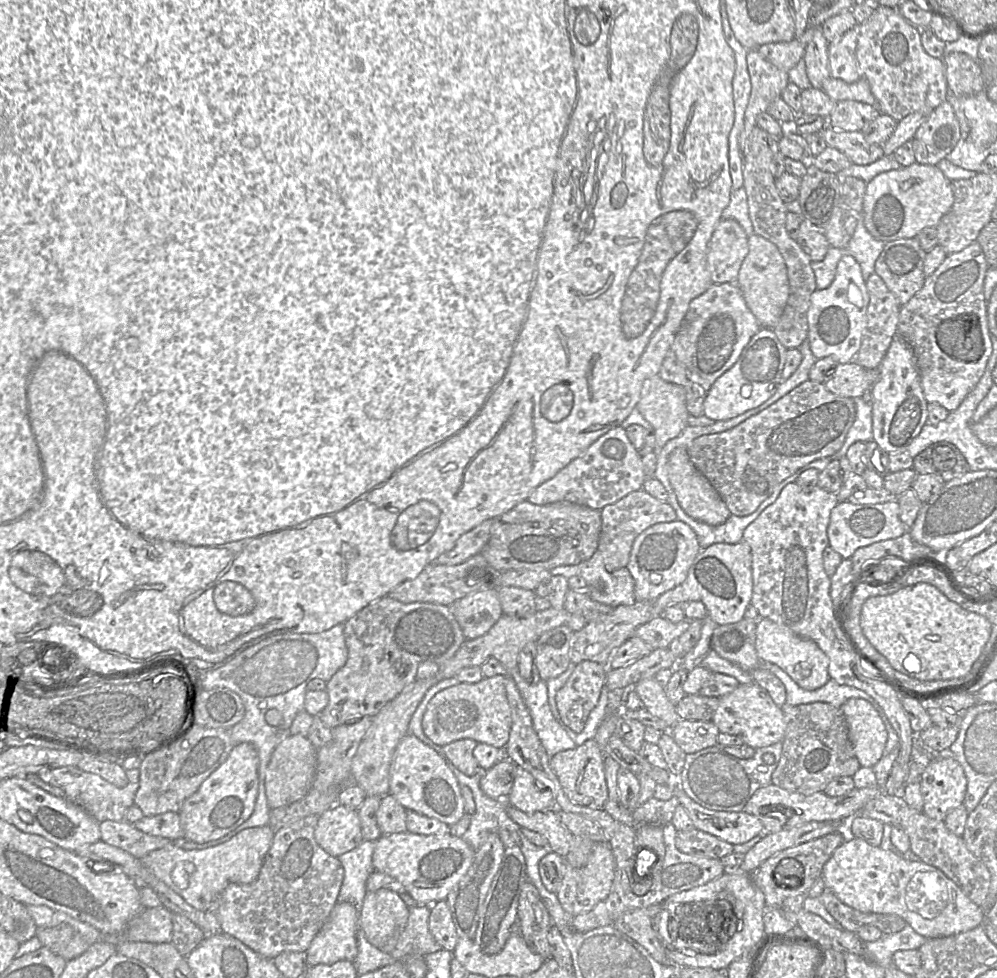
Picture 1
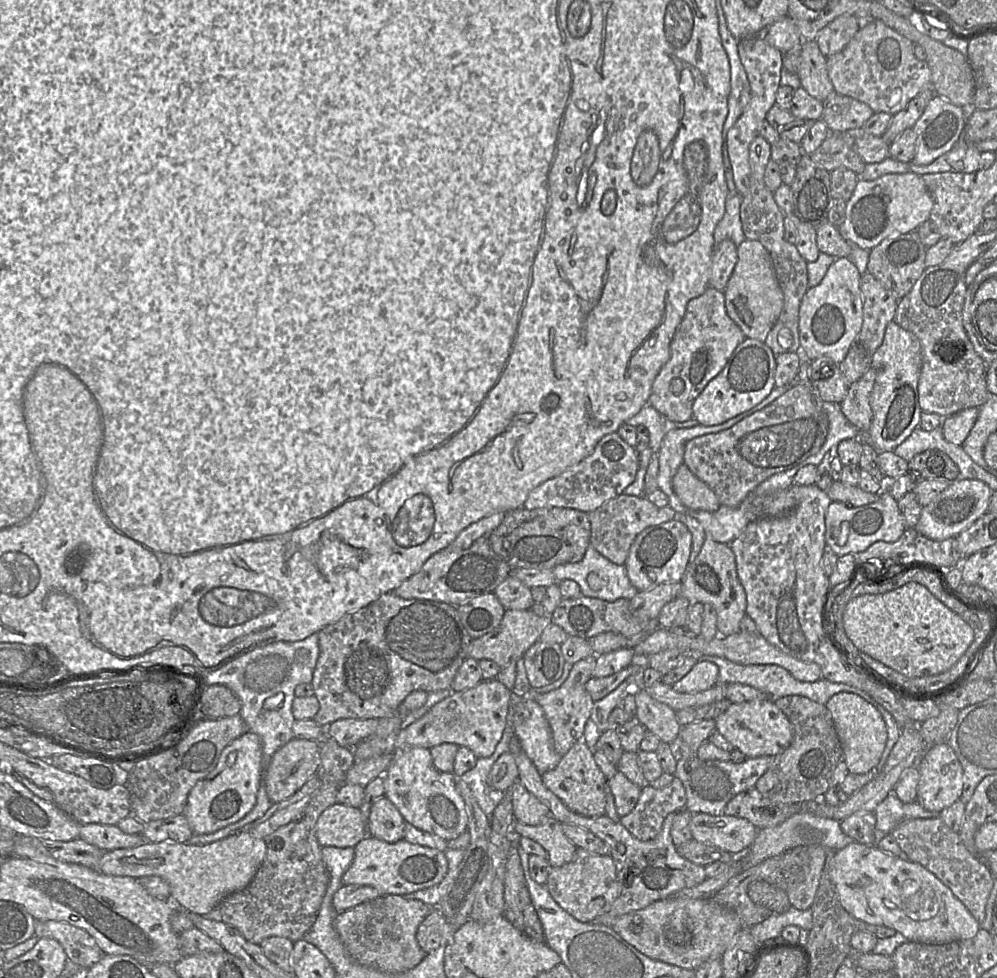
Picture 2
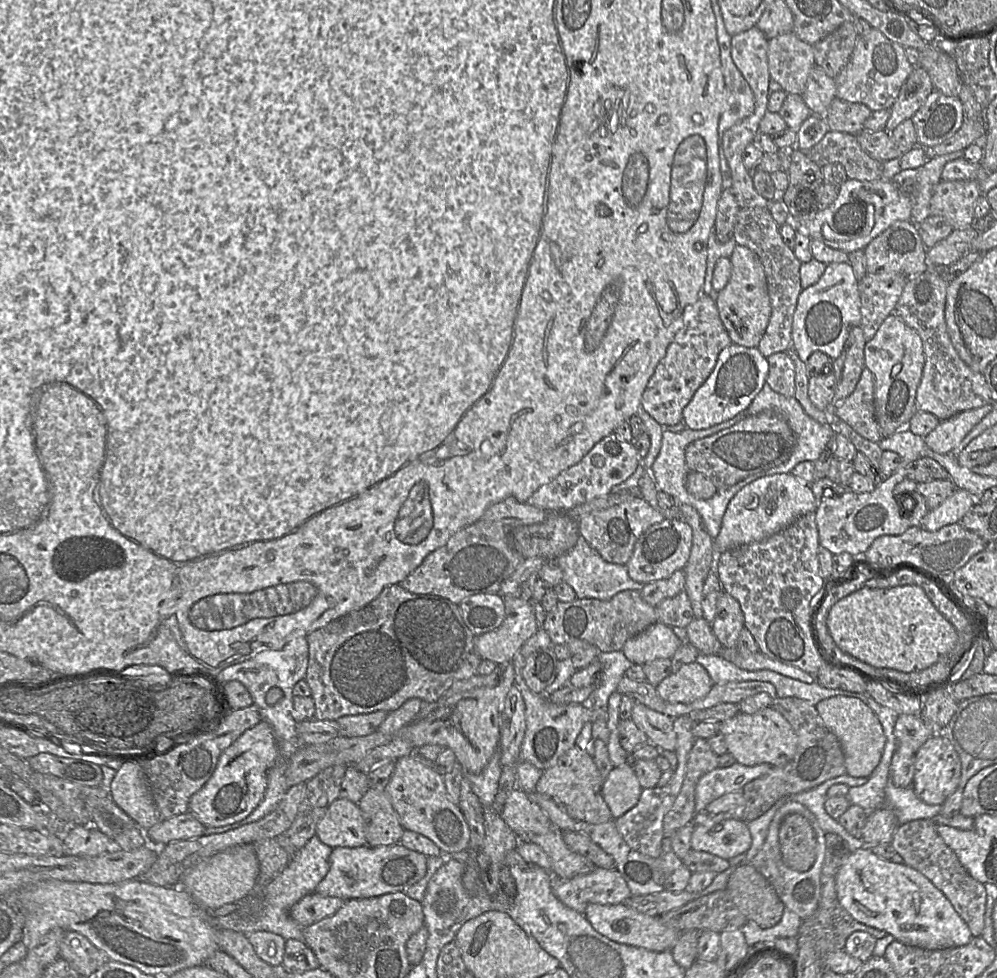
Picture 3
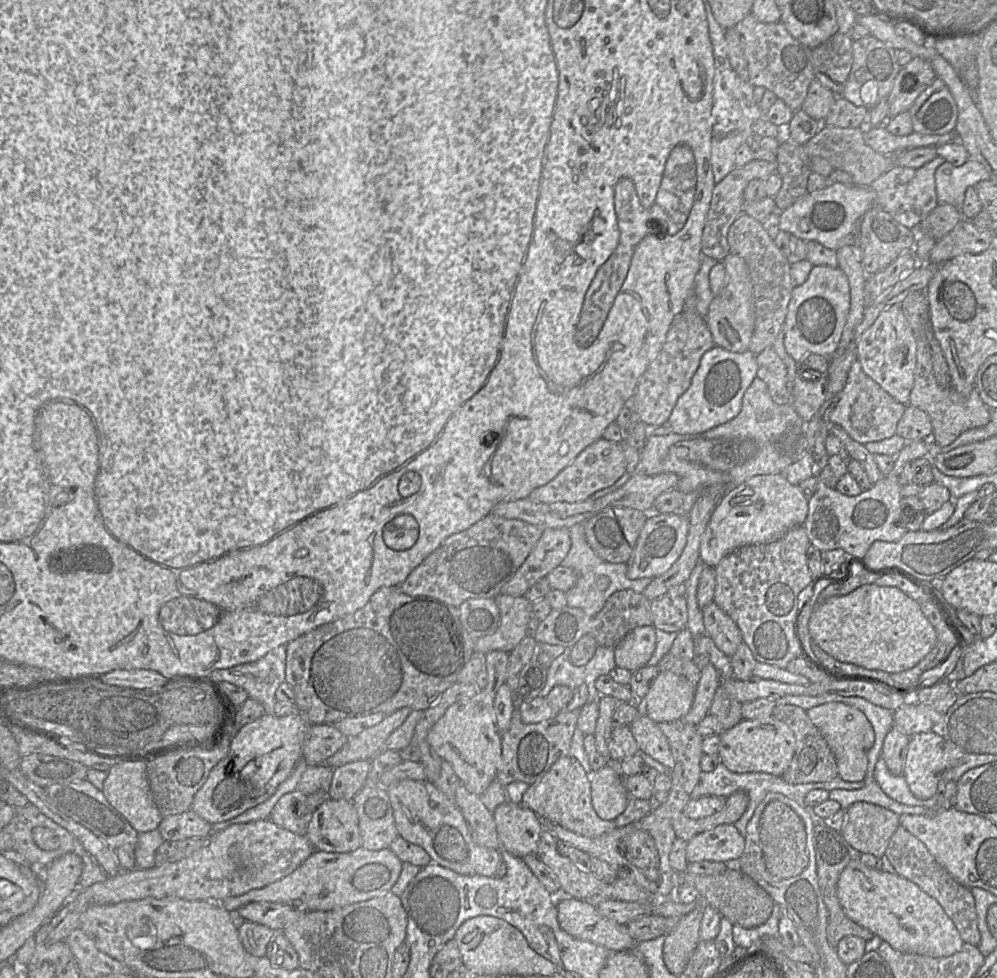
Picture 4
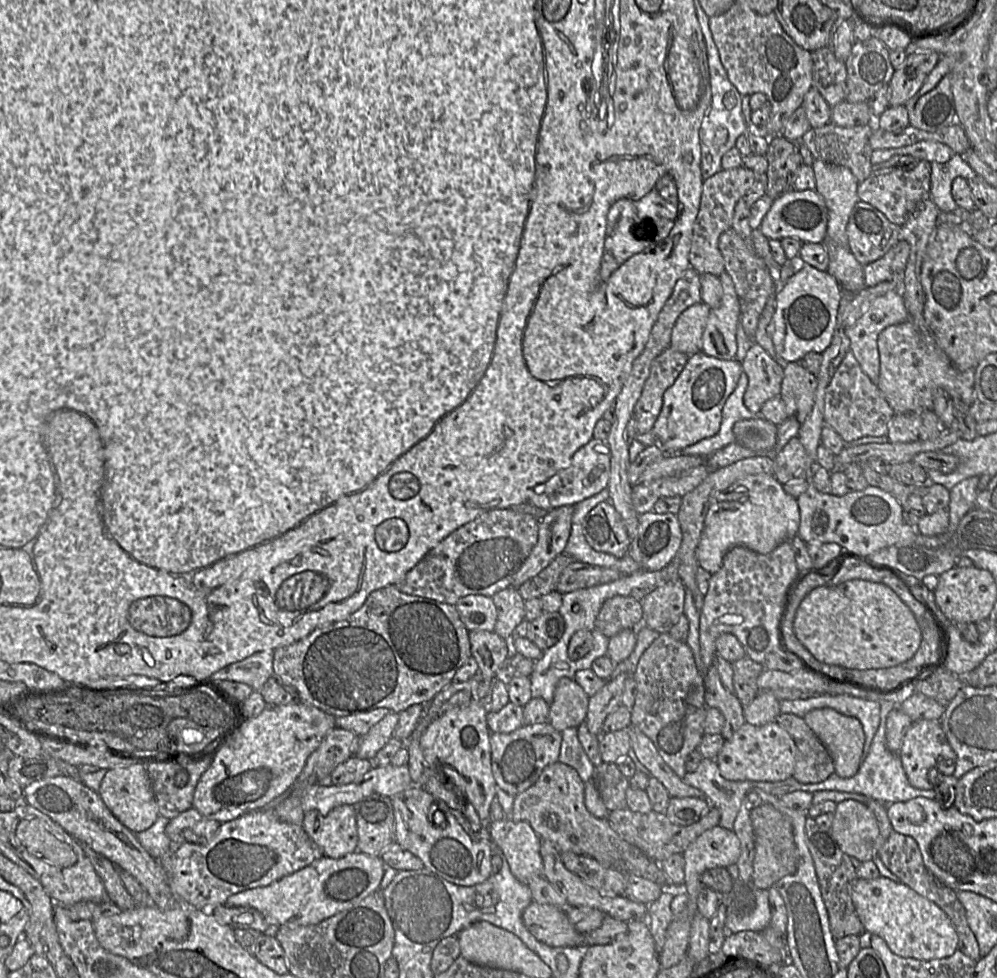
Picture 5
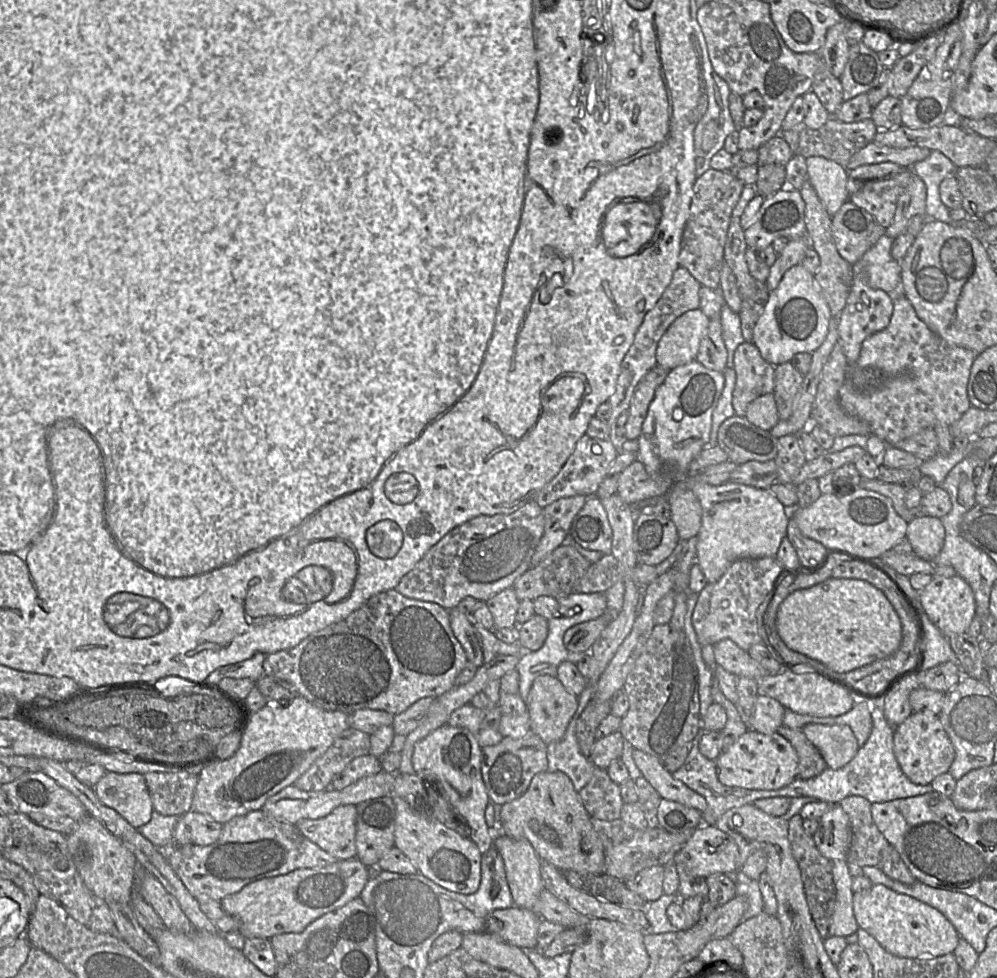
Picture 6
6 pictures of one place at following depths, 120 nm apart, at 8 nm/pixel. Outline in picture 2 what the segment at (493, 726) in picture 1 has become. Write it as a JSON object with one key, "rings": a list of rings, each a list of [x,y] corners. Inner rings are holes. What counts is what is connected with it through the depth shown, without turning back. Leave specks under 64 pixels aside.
{"rings":[[[496,678],[483,679],[472,688],[452,692],[411,725],[402,727],[396,735],[394,749],[430,749],[443,743],[452,743],[470,749],[477,758],[487,758],[503,735],[510,701],[511,691],[504,684]]]}

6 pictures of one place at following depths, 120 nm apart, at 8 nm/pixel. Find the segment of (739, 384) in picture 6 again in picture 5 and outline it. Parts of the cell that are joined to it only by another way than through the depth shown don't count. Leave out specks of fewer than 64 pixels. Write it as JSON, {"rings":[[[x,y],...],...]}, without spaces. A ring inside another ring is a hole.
{"rings":[[[756,342],[747,351],[741,365],[748,377],[744,404],[751,412],[759,413],[767,400],[780,396],[784,368]]]}

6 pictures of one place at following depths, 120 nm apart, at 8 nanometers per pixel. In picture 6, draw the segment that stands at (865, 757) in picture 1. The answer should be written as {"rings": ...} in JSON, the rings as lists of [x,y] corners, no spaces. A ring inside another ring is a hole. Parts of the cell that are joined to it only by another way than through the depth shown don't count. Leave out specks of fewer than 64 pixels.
{"rings":[[[810,723],[802,730],[831,769],[844,767],[858,752],[857,739],[848,725]]]}

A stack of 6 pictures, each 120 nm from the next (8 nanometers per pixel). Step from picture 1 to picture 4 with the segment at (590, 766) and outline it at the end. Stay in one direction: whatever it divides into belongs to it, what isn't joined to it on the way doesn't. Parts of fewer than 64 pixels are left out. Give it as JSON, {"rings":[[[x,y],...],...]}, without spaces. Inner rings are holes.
{"rings":[[[570,755],[554,762],[539,781],[529,786],[521,805],[531,809],[539,818],[546,818],[585,837],[597,837],[616,828],[613,820],[602,820],[595,812],[591,803],[590,775]]]}

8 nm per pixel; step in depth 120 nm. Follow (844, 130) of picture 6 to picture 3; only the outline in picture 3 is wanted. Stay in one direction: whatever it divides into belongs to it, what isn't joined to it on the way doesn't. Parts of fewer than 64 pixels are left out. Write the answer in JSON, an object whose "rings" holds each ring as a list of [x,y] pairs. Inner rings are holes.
{"rings":[[[830,130],[824,135],[820,142],[813,146],[807,153],[810,159],[820,167],[827,164],[841,164],[845,169],[848,179],[874,181],[882,178],[883,163],[870,157],[861,148],[856,135]]]}

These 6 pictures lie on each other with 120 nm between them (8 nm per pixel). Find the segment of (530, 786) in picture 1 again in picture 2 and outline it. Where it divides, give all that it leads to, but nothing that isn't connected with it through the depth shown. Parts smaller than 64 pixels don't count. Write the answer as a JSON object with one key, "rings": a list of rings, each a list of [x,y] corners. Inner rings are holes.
{"rings":[[[519,781],[508,791],[514,820],[526,825],[539,825],[549,815],[549,808],[531,794]]]}

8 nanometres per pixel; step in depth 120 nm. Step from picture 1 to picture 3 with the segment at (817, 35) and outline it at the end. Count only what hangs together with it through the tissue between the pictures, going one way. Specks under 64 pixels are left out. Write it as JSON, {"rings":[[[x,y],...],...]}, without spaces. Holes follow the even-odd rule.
{"rings":[[[814,66],[808,76],[803,100],[812,114],[824,115],[836,97],[836,84],[820,67]]]}

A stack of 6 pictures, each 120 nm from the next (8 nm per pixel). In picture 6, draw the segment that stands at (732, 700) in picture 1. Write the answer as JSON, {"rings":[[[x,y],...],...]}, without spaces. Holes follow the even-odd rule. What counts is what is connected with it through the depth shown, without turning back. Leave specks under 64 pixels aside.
{"rings":[[[748,729],[728,749],[724,749],[715,761],[718,779],[728,787],[778,790],[797,778],[797,752],[778,731],[762,734]]]}

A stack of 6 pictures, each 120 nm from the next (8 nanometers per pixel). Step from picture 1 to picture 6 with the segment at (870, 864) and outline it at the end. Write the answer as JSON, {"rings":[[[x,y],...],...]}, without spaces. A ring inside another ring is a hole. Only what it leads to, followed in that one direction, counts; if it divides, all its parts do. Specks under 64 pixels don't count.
{"rings":[[[872,884],[869,890],[854,893],[853,912],[859,928],[898,957],[936,958],[953,953],[959,943],[956,928],[940,911],[882,884]]]}

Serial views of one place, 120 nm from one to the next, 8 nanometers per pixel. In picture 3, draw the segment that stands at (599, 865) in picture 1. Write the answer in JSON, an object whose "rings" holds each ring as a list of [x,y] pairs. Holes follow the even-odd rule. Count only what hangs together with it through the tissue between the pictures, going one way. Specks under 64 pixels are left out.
{"rings":[[[599,867],[566,880],[551,876],[551,889],[564,905],[581,914],[589,904],[625,903],[631,896],[626,881],[616,869]]]}

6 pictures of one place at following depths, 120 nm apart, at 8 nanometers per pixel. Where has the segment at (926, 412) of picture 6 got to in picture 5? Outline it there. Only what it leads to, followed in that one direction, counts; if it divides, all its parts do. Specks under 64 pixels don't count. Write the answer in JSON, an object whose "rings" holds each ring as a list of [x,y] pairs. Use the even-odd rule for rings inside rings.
{"rings":[[[912,320],[886,327],[877,339],[880,373],[876,386],[895,414],[932,409],[933,399],[938,391],[945,391],[952,400],[959,399],[969,405],[975,401],[974,369],[960,371],[954,367],[948,356],[937,346],[930,331],[923,335]]]}

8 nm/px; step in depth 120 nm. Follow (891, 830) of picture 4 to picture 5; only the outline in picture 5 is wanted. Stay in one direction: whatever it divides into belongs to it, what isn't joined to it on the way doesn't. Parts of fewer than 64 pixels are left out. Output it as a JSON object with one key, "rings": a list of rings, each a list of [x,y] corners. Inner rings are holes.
{"rings":[[[844,800],[836,805],[830,832],[848,856],[859,862],[878,856],[876,840],[880,834],[874,813],[863,803]]]}

